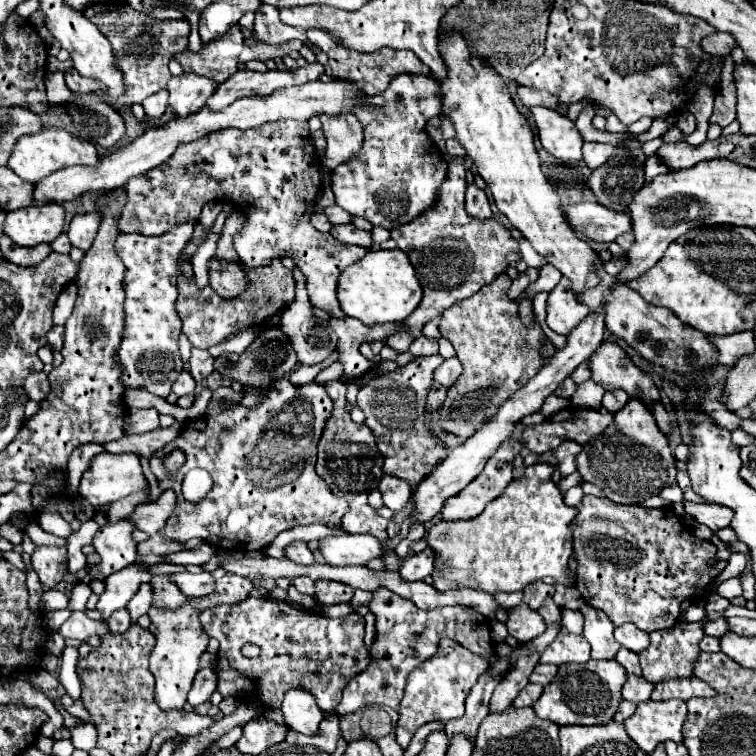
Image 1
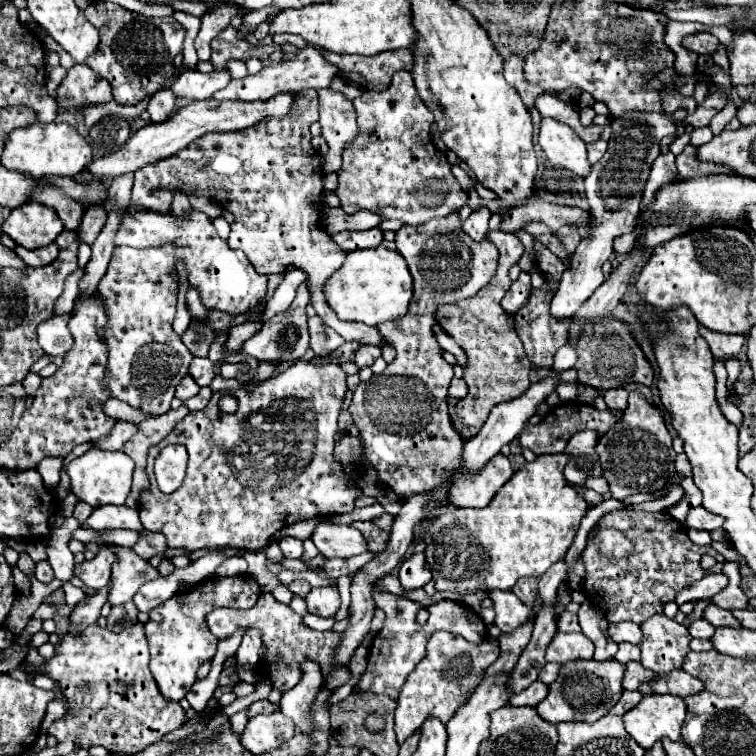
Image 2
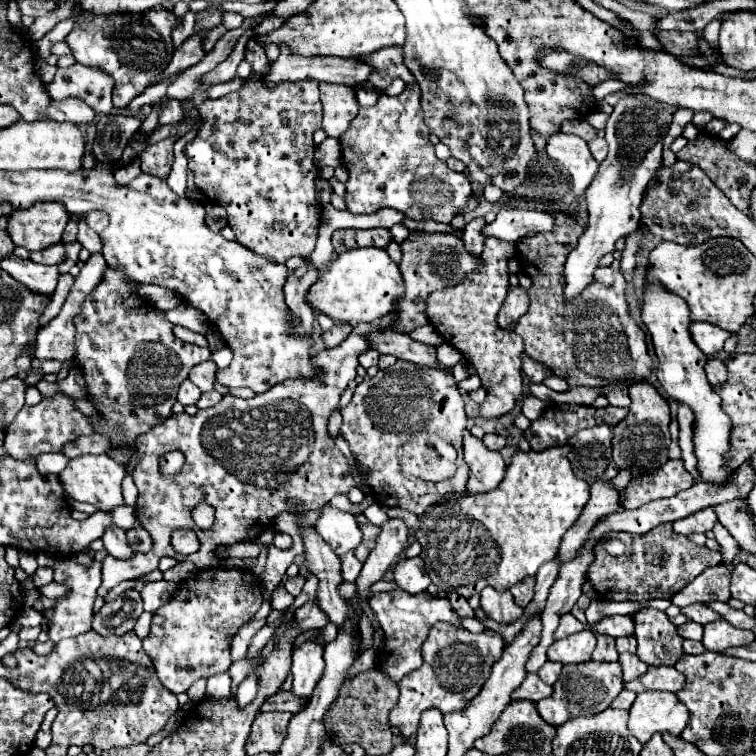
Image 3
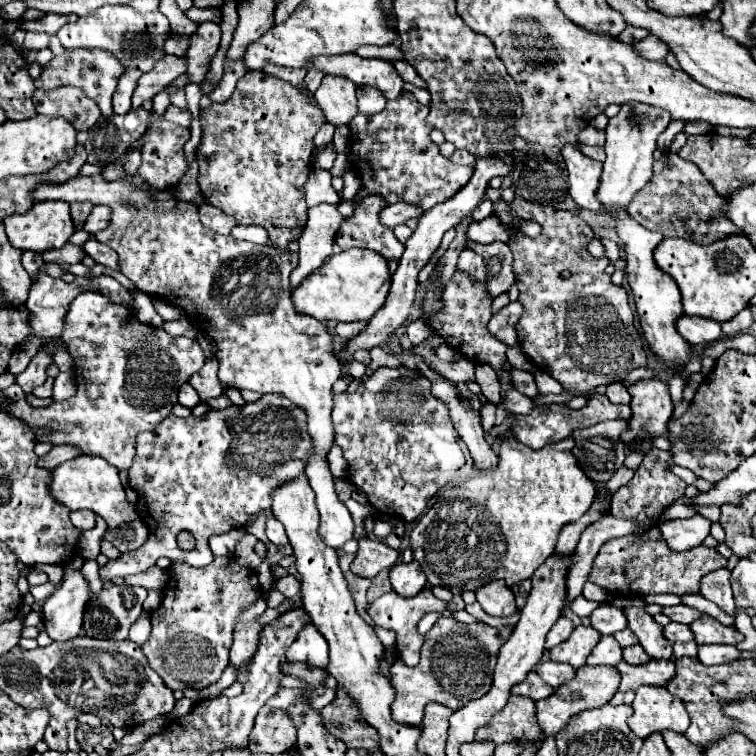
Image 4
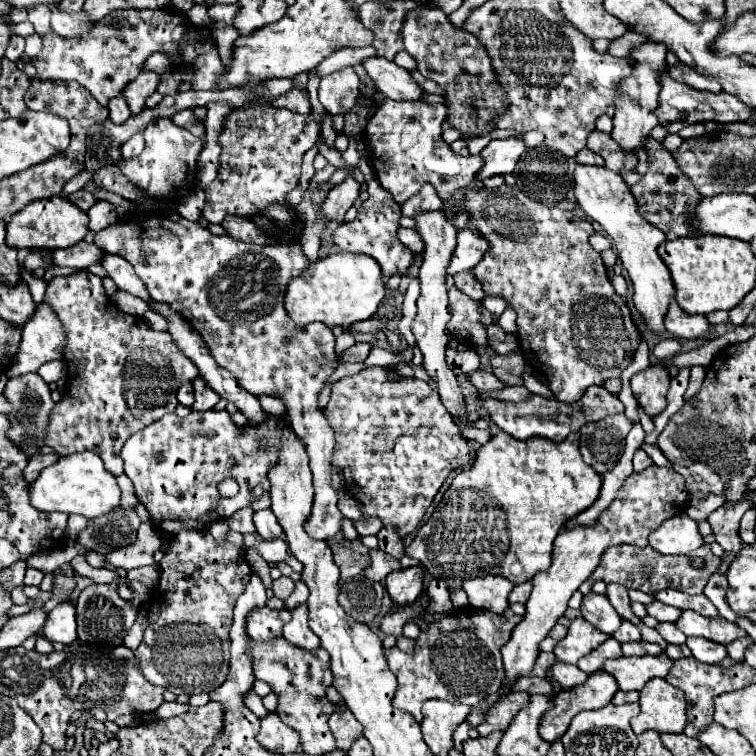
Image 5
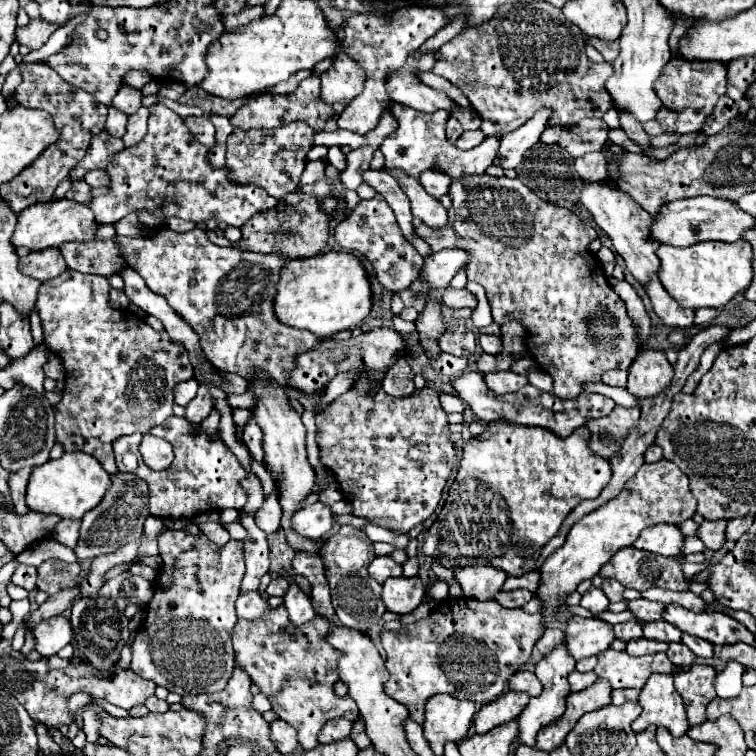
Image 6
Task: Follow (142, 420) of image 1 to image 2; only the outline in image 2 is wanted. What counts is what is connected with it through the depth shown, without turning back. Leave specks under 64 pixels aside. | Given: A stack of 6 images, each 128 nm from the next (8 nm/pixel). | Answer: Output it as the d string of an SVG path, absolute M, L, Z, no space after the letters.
M116 422L112 432L108 436L102 436L100 440L94 440L94 448L100 450L122 450L122 446L126 444L126 440L130 440L130 436L136 434L136 426L130 422Z

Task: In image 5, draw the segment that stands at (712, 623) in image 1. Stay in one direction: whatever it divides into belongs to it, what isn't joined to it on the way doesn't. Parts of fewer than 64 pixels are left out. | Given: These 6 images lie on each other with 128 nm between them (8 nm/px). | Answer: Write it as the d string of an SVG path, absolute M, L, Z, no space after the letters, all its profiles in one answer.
M664 622L664 624L658 624L656 630L660 632L660 636L668 642L668 644L678 644L682 646L686 642L686 636L676 628L674 622Z

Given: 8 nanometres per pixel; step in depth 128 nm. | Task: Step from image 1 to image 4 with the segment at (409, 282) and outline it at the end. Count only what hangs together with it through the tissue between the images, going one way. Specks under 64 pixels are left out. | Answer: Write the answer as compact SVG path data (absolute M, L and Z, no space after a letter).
M352 248L340 254L332 254L328 262L316 268L298 288L294 288L292 304L296 314L306 314L322 322L370 320L374 312L380 308L380 304L384 304L388 290L388 262L382 256L376 256L376 252Z

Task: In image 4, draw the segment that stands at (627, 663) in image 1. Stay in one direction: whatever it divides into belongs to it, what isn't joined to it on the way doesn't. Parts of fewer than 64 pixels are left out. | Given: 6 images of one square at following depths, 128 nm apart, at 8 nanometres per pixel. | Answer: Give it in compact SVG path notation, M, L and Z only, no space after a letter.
M624 628L622 632L616 632L616 634L614 634L614 638L618 640L618 644L620 644L622 648L626 648L626 646L632 646L632 644L638 644L638 640L636 640L636 634L634 634L630 628Z

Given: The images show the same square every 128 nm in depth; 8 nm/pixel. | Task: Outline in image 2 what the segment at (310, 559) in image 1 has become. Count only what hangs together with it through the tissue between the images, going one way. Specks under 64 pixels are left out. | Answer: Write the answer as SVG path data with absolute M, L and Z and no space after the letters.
M282 538L280 542L280 550L284 552L284 556L288 556L288 558L300 558L302 556L302 540L298 540L298 538Z

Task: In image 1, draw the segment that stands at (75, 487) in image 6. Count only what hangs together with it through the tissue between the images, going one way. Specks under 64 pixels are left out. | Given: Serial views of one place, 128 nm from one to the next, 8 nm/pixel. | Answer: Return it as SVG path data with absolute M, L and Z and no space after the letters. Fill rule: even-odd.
M100 452L92 458L88 470L82 474L80 480L80 496L90 502L92 506L102 506L116 502L128 494L140 492L146 488L146 478L142 474L140 458L136 454L110 454L110 452ZM144 562L130 564L126 568L110 574L104 580L106 590L98 600L98 610L104 614L104 618L108 618L114 610L126 608L126 604L138 592L138 588L144 582L150 582L152 578L154 578L154 574L150 572L150 566ZM181 572L171 575L170 581L175 583L187 596L202 597L209 594L209 572L192 574Z

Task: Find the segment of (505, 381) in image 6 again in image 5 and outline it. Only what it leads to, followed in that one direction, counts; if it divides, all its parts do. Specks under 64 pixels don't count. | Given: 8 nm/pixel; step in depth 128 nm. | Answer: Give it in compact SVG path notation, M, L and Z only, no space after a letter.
M476 370L470 374L470 380L478 390L502 390L502 388L506 388L506 384L502 380L498 380L492 372Z

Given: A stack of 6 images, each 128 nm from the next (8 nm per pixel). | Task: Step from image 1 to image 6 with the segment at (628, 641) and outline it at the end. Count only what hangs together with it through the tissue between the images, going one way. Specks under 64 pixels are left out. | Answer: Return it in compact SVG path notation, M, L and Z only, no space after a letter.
M590 588L588 592L582 594L582 600L580 600L580 606L584 606L586 610L598 614L598 612L604 612L608 610L608 598L604 596L604 592L600 588Z

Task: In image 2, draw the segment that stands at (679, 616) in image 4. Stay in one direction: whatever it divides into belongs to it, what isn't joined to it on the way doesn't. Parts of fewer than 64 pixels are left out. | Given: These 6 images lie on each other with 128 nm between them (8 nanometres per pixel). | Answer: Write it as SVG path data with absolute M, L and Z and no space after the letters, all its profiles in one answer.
M710 604L704 610L704 614L702 614L702 618L704 620L708 620L710 624L714 624L716 628L718 626L730 626L730 628L738 628L740 626L740 622L728 612L728 610L722 610L722 608Z

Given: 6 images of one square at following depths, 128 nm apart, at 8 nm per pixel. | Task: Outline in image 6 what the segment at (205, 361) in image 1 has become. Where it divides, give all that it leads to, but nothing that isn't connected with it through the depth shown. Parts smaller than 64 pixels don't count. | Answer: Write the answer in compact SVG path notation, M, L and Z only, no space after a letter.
M204 384L198 388L196 398L186 406L186 420L192 424L200 424L212 412L212 404L208 404L208 392L204 392Z

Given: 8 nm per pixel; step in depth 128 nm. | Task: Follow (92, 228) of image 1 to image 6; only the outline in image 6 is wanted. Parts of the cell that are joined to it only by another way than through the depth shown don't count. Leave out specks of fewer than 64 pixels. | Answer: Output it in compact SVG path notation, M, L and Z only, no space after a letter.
M164 104L150 106L148 134L144 140L118 152L106 170L110 178L108 192L92 198L90 202L98 224L116 224L116 220L130 212L146 210L148 214L154 214L158 226L164 228L174 216L196 224L216 218L220 224L240 228L256 212L274 208L276 204L276 198L268 196L268 192L258 184L234 182L230 180L230 170L226 166L210 166L208 148L194 140L184 120Z

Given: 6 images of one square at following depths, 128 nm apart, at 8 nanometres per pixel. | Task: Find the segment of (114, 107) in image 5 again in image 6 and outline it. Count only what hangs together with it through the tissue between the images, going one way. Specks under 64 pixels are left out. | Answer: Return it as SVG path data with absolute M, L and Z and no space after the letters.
M108 108L108 120L106 120L106 132L110 136L116 136L116 138L122 138L124 132L126 132L126 120L128 116L124 116L122 112L116 112L116 108Z

